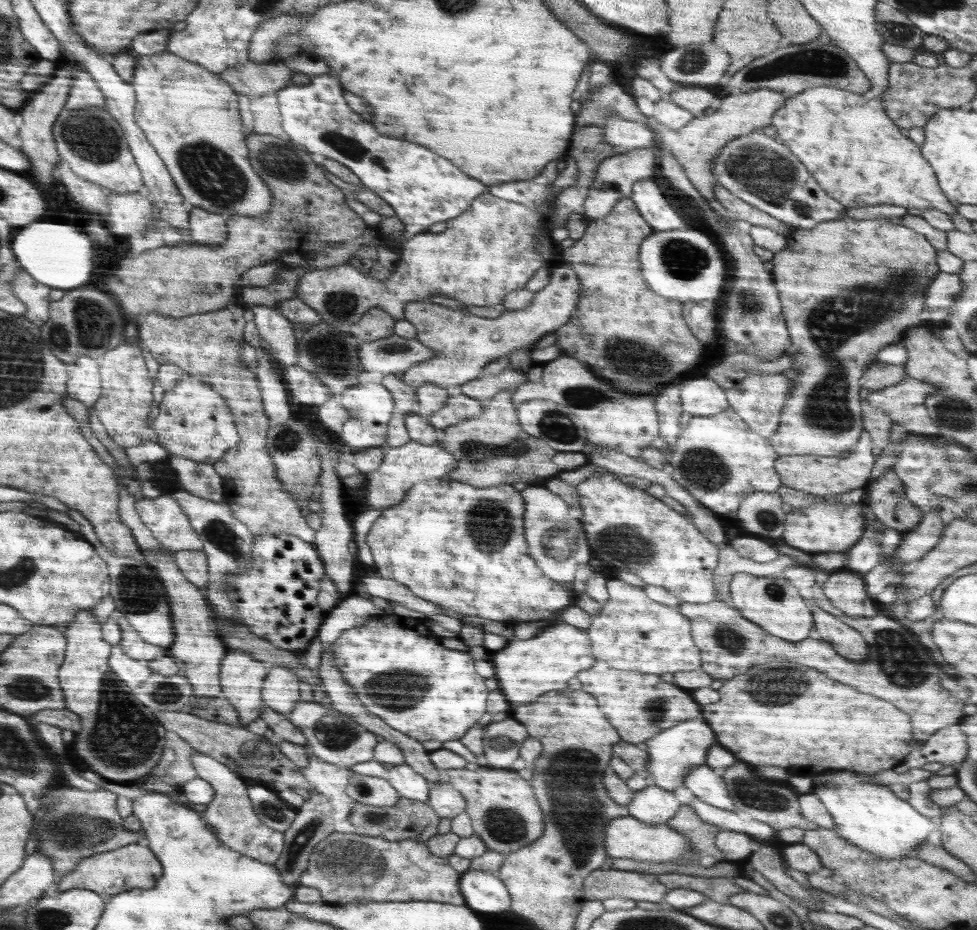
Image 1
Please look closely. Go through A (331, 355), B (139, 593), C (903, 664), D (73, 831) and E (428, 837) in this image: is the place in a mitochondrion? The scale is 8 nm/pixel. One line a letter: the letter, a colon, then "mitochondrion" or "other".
A: mitochondrion
B: mitochondrion
C: mitochondrion
D: mitochondrion
E: other

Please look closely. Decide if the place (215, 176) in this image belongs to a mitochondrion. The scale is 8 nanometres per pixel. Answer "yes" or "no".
yes

